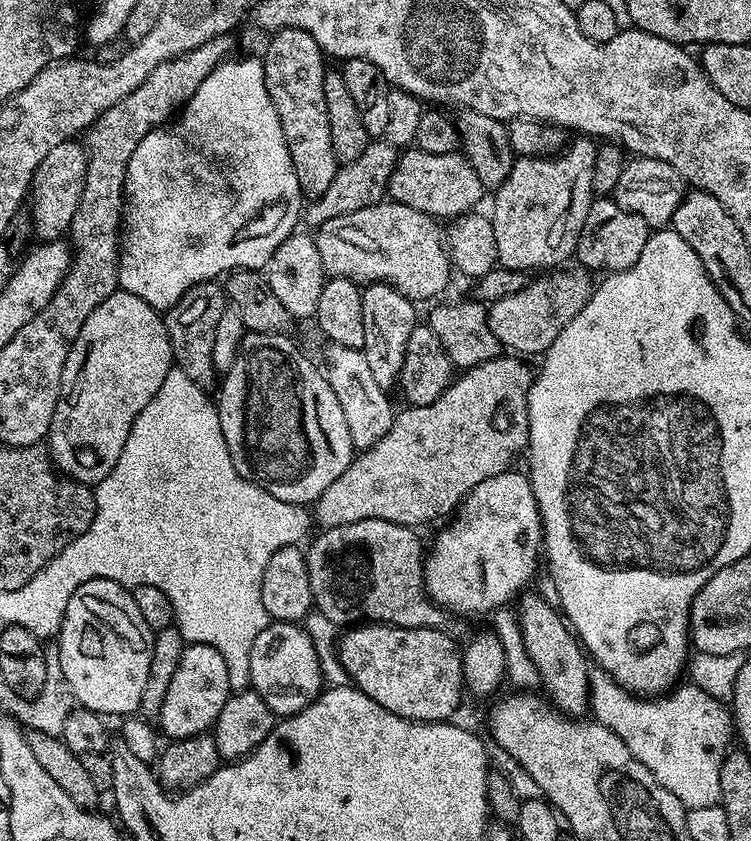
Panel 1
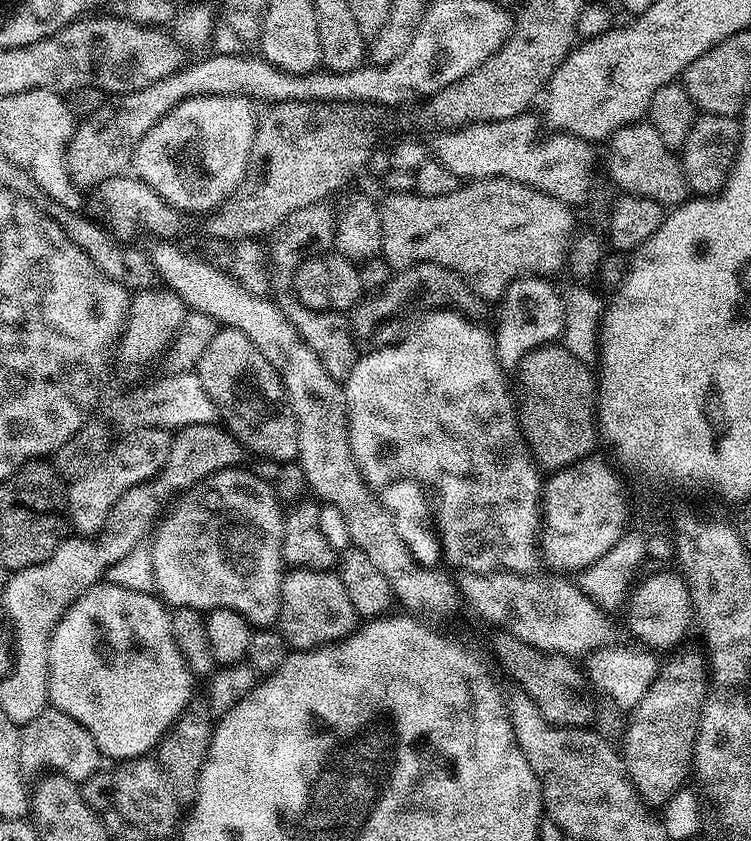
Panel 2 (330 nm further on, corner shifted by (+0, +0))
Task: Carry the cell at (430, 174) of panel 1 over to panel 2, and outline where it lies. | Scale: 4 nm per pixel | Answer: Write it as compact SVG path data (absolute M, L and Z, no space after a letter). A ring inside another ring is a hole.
M321 202L314 206L302 206L302 210L294 210L290 218L276 229L271 237L270 244L270 272L274 277L274 288L284 292L278 296L278 303L288 315L288 320L298 330L298 334L318 354L322 366L335 380L345 381L358 359L358 341L352 331L351 323L347 319L341 318L336 314L329 314L327 311L315 312L307 309L302 302L296 300L293 293L289 291L295 270L298 265L312 257L323 257L333 251L336 243L336 222L337 213L328 209L327 203ZM332 315L332 316L330 316ZM340 319L340 320L339 320Z

